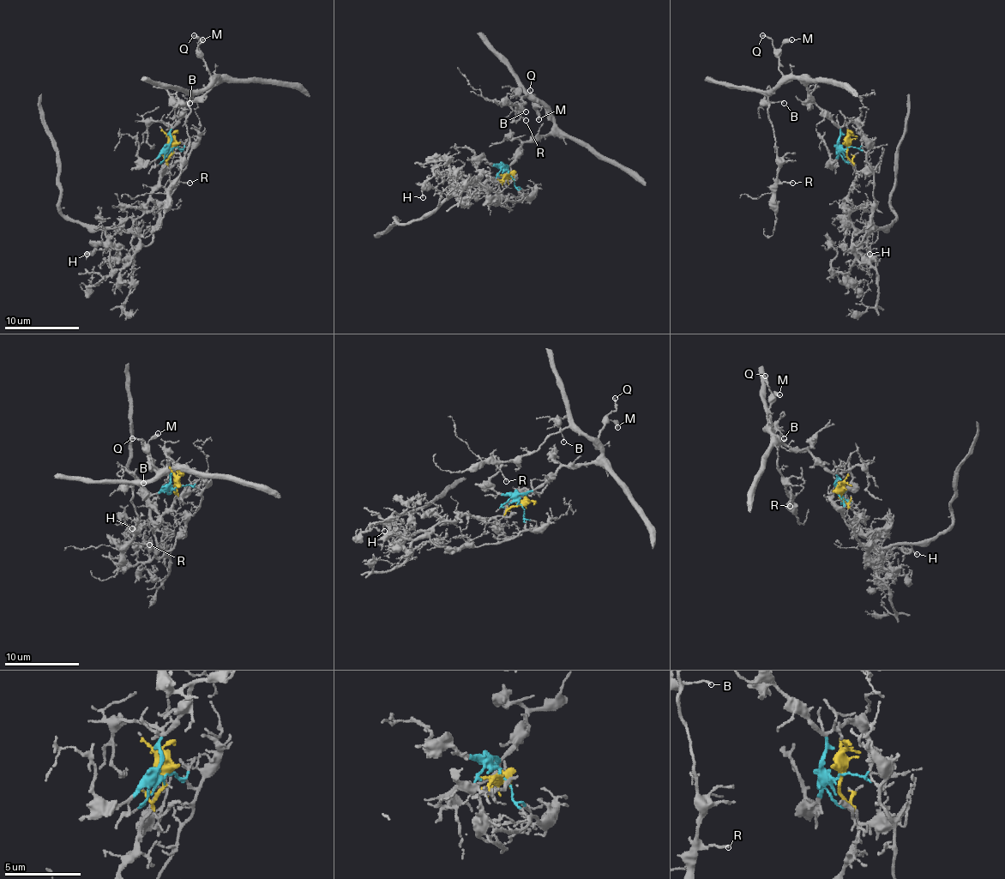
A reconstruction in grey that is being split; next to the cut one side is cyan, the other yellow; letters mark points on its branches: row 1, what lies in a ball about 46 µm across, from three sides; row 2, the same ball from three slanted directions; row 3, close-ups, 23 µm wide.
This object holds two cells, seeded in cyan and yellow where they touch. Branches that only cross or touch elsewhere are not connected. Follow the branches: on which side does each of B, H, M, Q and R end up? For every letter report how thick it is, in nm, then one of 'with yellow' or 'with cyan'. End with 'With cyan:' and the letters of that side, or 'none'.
B: calibre 110 nm; with cyan
H: calibre 150 nm; with yellow
M: calibre 300 nm; with cyan
Q: calibre 160 nm; with cyan
R: calibre 130 nm; with cyan
With cyan: B, M, Q, R

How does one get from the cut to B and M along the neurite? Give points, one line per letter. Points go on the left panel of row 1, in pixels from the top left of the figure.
B: (173, 148), (171, 128), (178, 115), (189, 101), (201, 98), (218, 79), (184, 104), (189, 104)
M: (173, 148), (171, 128), (178, 115), (189, 101), (197, 101), (218, 79), (207, 68), (199, 47), (202, 40)

